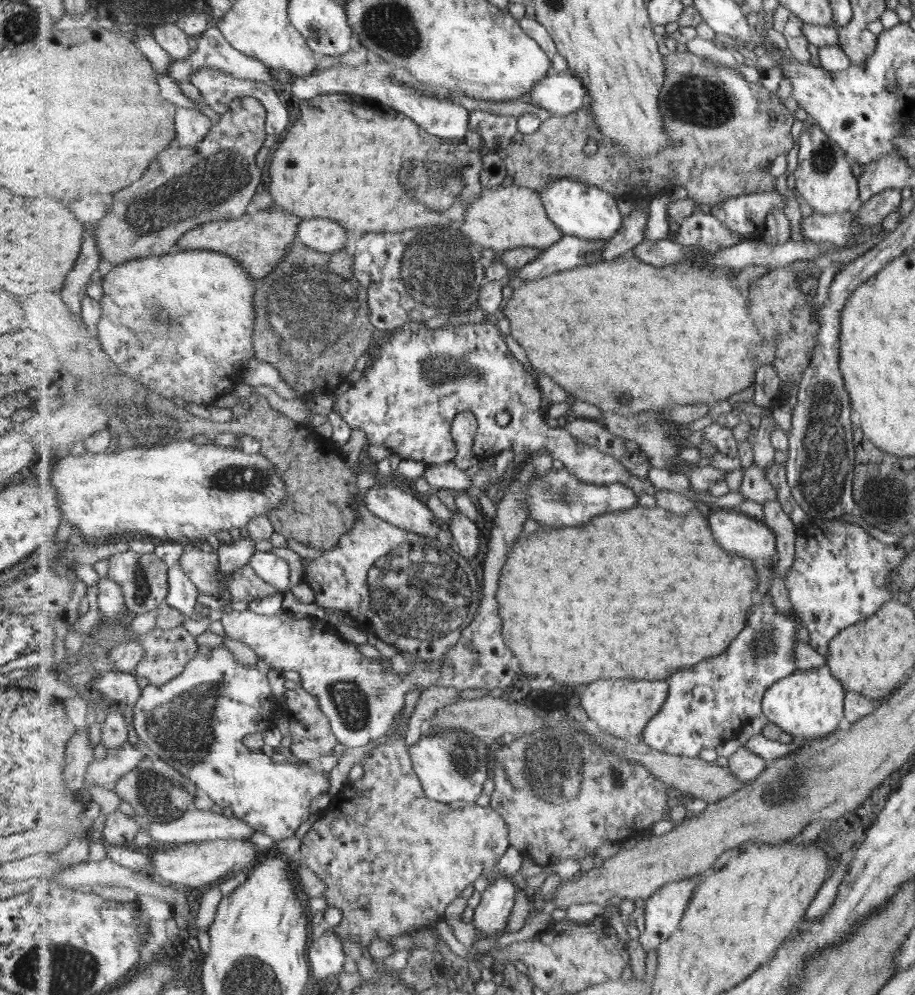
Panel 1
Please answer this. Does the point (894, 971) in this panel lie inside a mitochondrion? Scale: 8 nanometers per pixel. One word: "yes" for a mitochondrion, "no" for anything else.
no

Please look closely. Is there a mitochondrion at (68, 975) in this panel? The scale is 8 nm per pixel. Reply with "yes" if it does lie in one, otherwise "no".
yes

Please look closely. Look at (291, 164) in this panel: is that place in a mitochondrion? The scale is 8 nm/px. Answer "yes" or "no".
no

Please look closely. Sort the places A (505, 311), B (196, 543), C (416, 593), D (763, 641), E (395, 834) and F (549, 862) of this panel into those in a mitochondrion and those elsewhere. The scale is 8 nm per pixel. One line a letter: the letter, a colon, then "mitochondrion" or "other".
A: other
B: other
C: mitochondrion
D: mitochondrion
E: mitochondrion
F: other

